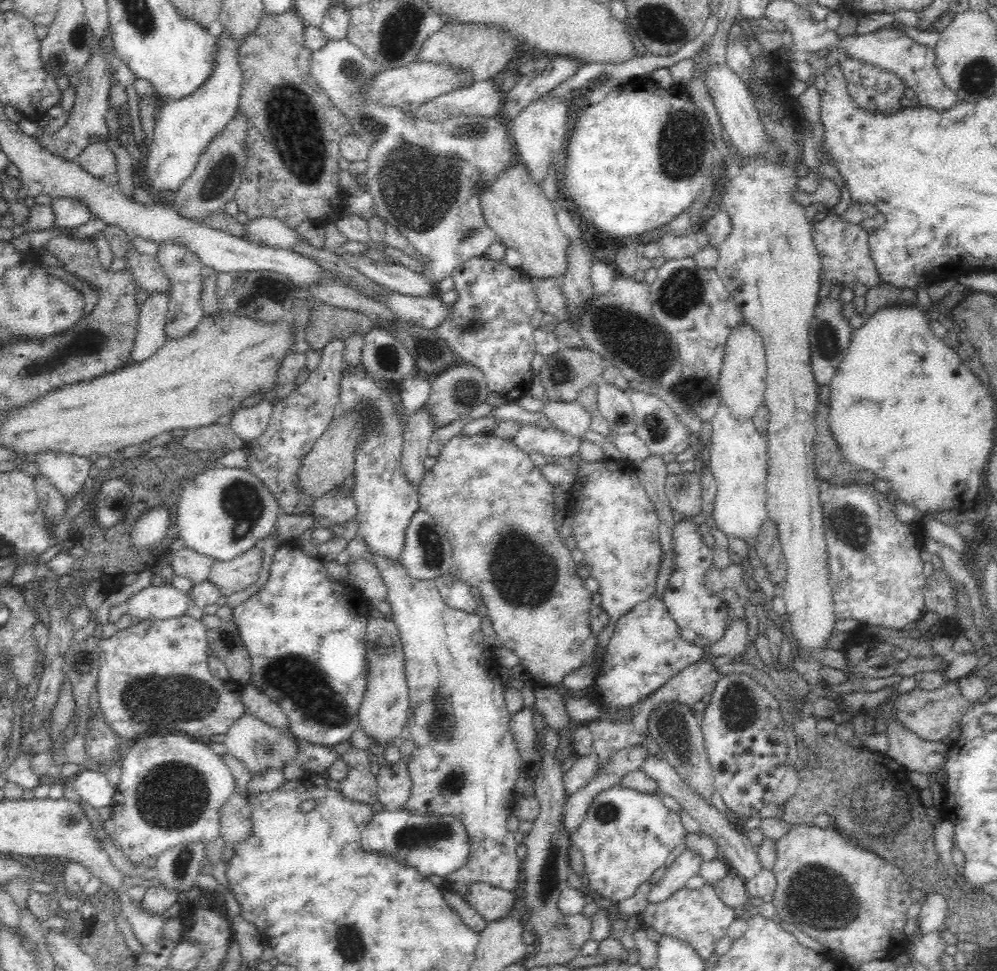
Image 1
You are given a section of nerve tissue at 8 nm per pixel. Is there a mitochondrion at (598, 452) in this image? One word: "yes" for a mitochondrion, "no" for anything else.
no

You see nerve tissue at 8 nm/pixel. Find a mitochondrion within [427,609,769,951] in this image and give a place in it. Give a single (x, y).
(736, 708)

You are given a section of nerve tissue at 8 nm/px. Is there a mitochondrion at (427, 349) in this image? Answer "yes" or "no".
yes

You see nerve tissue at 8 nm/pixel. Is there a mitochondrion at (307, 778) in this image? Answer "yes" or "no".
no

